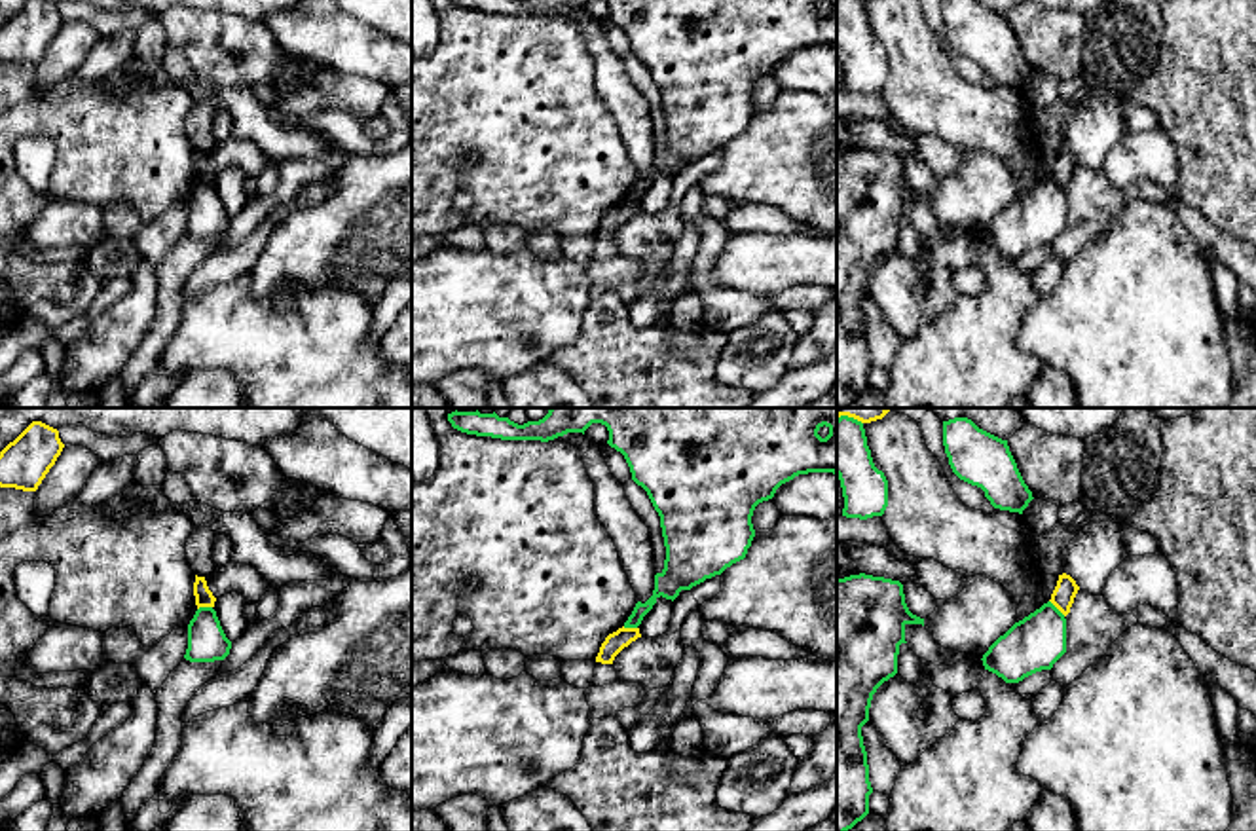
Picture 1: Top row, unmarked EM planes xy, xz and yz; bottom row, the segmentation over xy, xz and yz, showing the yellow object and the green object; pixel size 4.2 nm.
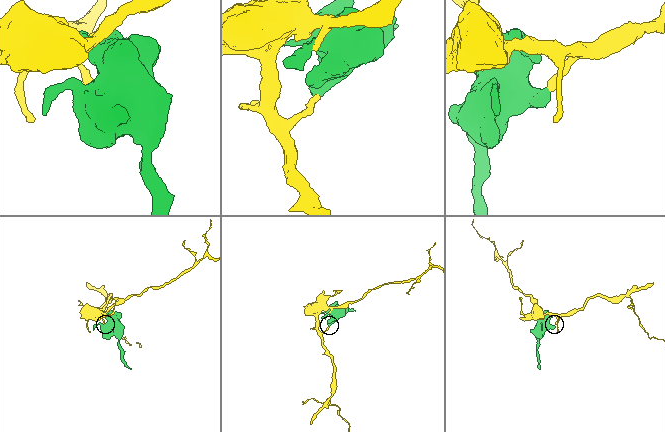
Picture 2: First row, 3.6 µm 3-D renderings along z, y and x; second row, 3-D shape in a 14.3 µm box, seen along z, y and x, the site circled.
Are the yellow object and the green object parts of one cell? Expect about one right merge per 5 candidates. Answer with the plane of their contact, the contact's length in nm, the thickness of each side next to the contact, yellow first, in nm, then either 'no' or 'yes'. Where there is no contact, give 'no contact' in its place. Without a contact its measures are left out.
meets yellow in yz; contact 100 nm long; 100 nm thick on the yellow side, 240 nm on the other; no

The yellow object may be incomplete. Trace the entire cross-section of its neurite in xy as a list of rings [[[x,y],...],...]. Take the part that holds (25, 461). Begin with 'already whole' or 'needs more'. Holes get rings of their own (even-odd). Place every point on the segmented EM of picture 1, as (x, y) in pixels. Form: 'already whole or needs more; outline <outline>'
already whole; outline [[[32,421],[0,452],[0,488],[36,491],[63,448],[57,429]]]

